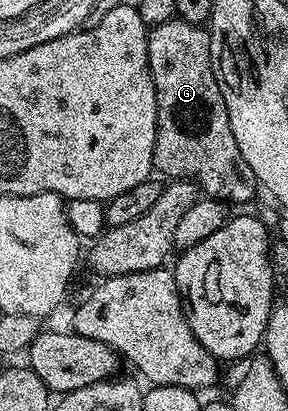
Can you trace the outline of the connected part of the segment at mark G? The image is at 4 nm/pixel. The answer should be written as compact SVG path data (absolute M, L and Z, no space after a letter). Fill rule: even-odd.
M177 18L149 29L148 58L150 72L154 75L154 89L158 103L158 125L154 147L154 167L166 178L189 178L207 197L221 200L227 205L246 204L257 192L259 185L249 170L244 170L242 155L236 146L232 126L228 122L228 110L220 94L220 86L214 77L210 61L210 34L203 25L184 22Z

